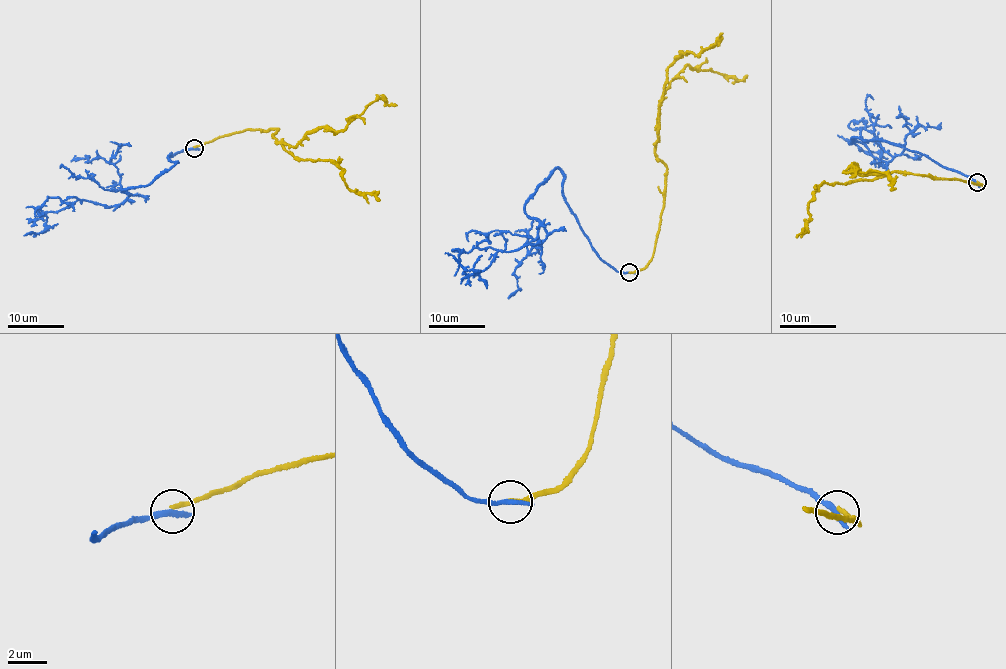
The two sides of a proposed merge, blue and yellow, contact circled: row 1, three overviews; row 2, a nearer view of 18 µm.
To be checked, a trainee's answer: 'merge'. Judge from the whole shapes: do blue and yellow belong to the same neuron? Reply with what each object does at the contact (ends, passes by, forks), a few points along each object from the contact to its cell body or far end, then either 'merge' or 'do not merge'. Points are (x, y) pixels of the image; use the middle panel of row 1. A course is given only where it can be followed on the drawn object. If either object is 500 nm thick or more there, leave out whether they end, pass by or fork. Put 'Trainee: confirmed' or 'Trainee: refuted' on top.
Trainee: refuted
blue ends; yellow ends; course blue (629, 272), (583, 234), (557, 169), (525, 207), (540, 224), (536, 243), (496, 252), (480, 279), (445, 253); course yellow (629, 272), (647, 268), (661, 222), (667, 166), (654, 151), (671, 82), (686, 66), (747, 75); do not merge

